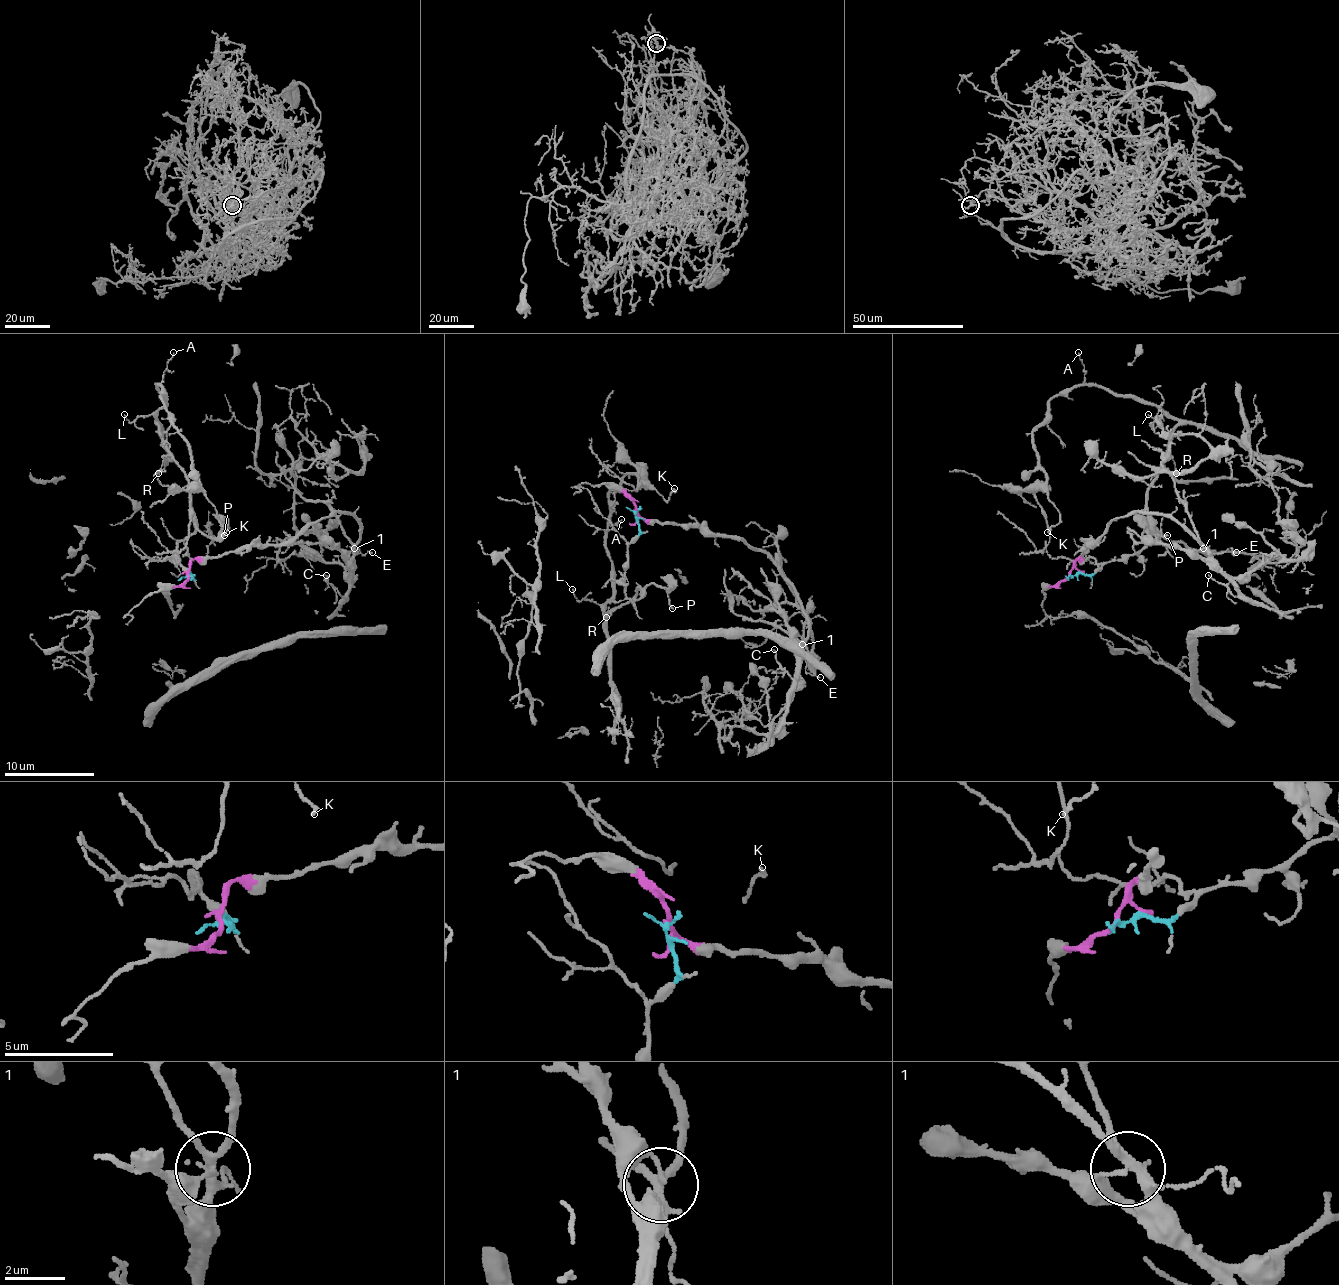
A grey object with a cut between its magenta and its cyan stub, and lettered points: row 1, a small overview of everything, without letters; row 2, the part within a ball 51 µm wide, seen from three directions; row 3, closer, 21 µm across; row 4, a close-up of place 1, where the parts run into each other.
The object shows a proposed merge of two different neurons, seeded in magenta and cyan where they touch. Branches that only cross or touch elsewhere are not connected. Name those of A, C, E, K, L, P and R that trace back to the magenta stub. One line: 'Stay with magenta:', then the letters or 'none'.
Stay with magenta: C, E

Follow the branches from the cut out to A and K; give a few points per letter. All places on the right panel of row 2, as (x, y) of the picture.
A: (1069, 575), (1093, 575), (1158, 537), (1147, 487), (1176, 423), (1149, 402), (1089, 384), (1078, 353)
K: (1069, 575), (1158, 537), (1147, 487), (1176, 423), (1093, 384), (1051, 400), (1033, 431), (1060, 514), (1046, 532)

